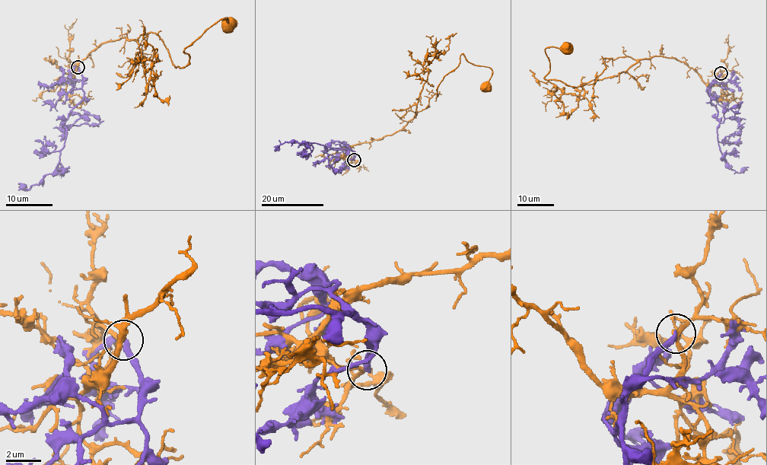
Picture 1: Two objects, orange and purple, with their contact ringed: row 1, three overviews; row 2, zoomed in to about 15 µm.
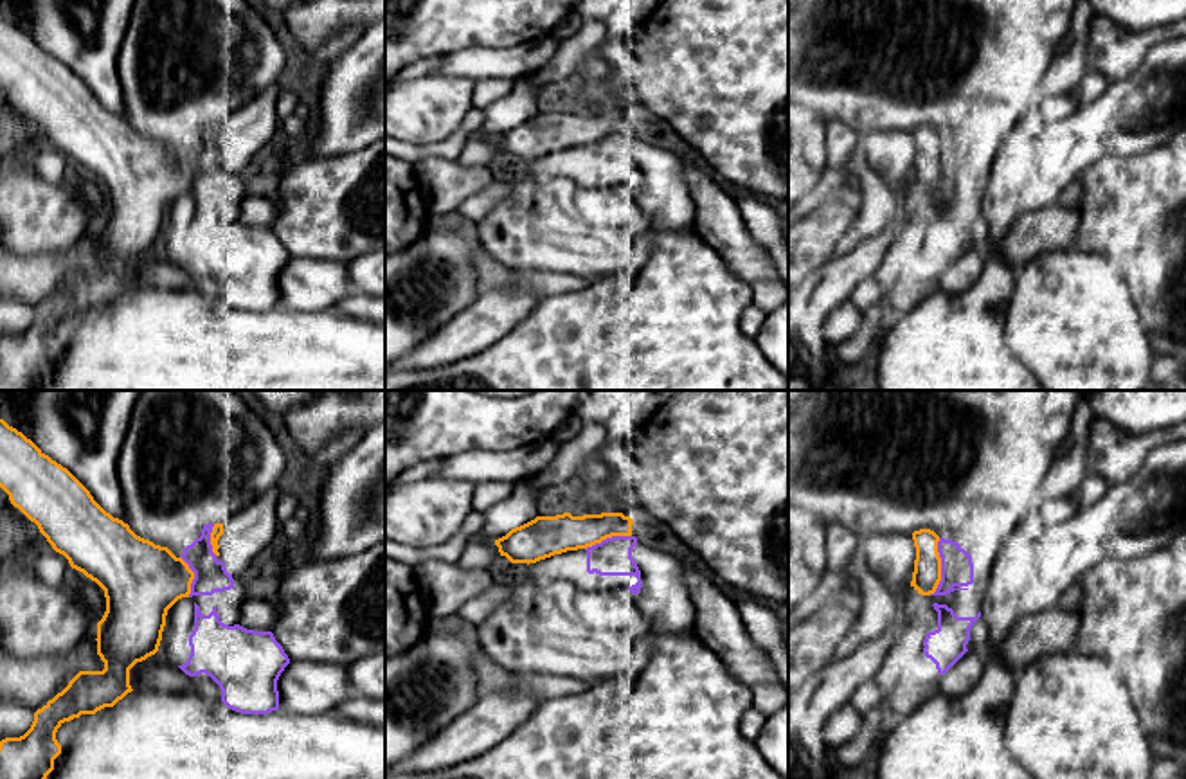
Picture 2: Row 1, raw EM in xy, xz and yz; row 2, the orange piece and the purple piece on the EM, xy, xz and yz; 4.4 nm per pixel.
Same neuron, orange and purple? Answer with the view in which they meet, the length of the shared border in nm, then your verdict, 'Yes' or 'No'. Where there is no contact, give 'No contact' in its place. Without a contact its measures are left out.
Touches orange in yz. Shared border 260 nm. No

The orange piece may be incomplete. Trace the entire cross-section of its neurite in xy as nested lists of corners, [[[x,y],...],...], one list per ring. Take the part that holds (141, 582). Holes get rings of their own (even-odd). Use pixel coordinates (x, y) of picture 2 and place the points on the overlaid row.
[[[0,419],[0,488],[9,495],[11,504],[38,525],[52,549],[63,554],[72,569],[95,581],[106,597],[106,612],[97,622],[95,639],[97,655],[104,662],[104,669],[79,671],[61,693],[34,712],[34,721],[23,736],[0,741],[0,779],[47,779],[54,770],[54,759],[61,754],[61,745],[56,739],[58,729],[81,714],[95,714],[104,707],[113,707],[133,691],[130,669],[158,651],[167,610],[178,599],[189,597],[194,572],[167,547],[137,536],[128,524],[106,513],[67,468],[45,455],[31,439],[4,419]]]

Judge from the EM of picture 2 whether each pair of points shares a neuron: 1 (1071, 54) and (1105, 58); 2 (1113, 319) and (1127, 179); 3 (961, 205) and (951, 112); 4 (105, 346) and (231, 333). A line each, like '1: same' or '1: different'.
1: different
2: different
3: same
4: same

